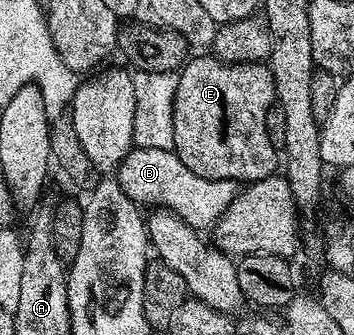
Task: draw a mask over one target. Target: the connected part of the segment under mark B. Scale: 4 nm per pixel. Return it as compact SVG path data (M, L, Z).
M133 147L118 165L115 178L120 189L136 204L175 212L196 231L212 228L241 190L235 180L203 179L177 153L163 148Z

